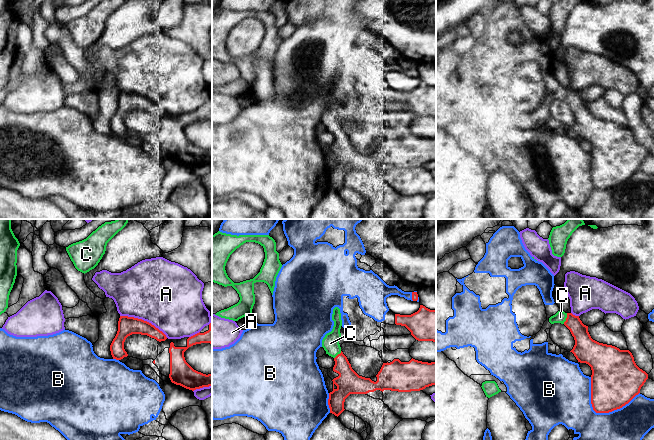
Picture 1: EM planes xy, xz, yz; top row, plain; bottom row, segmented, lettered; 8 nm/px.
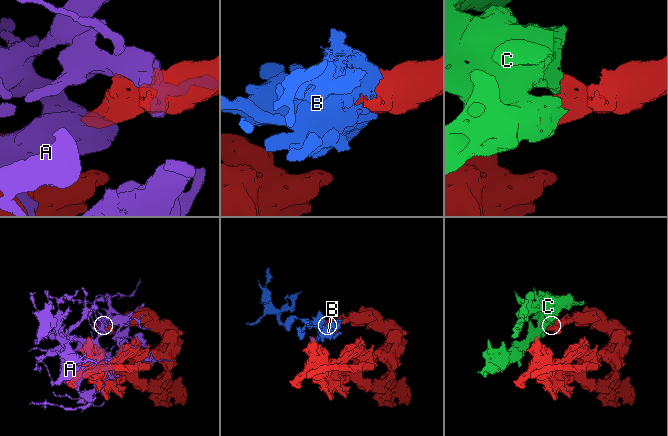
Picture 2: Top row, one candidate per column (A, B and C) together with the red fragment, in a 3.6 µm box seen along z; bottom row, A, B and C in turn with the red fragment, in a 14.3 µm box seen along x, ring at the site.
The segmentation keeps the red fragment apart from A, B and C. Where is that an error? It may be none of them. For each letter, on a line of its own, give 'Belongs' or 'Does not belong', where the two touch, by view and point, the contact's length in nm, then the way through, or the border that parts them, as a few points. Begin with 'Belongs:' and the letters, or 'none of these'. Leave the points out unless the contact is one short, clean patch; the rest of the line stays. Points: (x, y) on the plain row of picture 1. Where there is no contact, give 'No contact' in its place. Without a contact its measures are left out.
Belongs: C
A: Does not belong. Touches red at xy (143, 96). Shared border 420 nm
B: Does not belong. Touches red at yz (600, 188). Shared border 420 nm
C: Belongs. Touches red at yz (566, 94). Shared border 90 nm. Path across: yz (584, 119), (580, 108), (566, 94), (560, 93)

